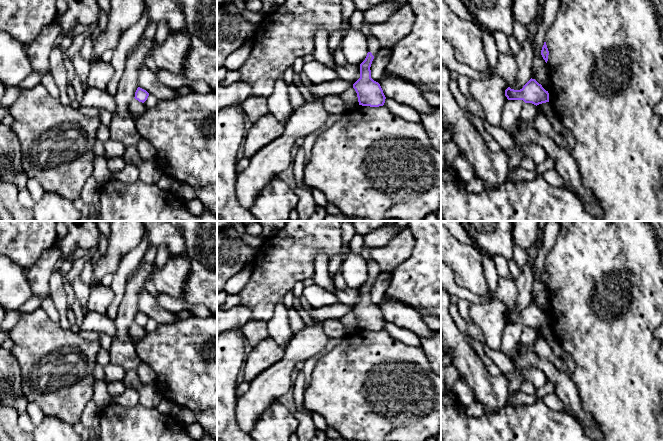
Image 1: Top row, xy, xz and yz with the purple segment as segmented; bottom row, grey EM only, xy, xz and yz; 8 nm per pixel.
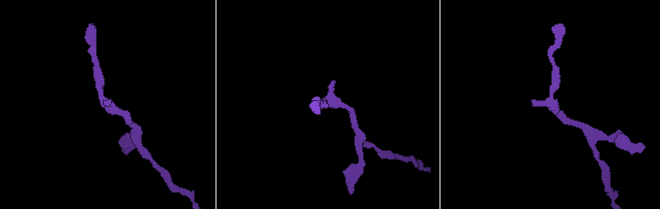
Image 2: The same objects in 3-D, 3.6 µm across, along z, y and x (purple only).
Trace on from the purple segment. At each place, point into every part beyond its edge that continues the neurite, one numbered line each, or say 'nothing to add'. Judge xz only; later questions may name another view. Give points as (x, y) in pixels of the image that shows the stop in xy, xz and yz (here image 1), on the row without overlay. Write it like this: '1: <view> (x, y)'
1: xz (373, 268)

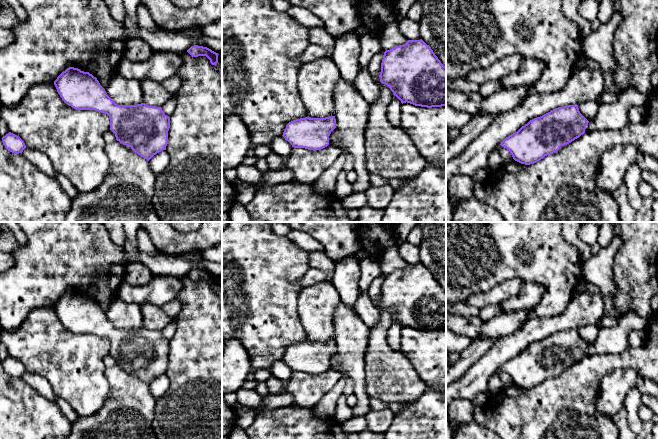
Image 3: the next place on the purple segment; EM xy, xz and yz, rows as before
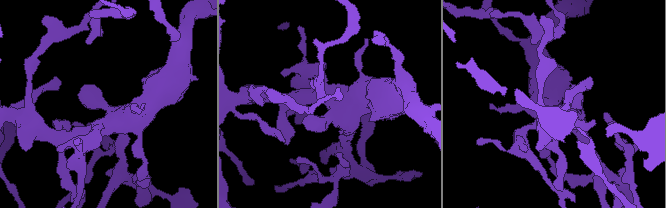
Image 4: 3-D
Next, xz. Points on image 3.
nothing to add

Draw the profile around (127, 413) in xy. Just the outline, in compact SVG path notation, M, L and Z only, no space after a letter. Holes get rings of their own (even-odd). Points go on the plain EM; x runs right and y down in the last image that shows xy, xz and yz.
M117 364L106 368L104 374L110 385L109 397L98 412L78 417L67 439L157 439L152 428L156 399L149 385Z

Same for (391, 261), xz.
M398 247L388 249L379 260L382 274L390 274L405 268L408 263L400 256Z

